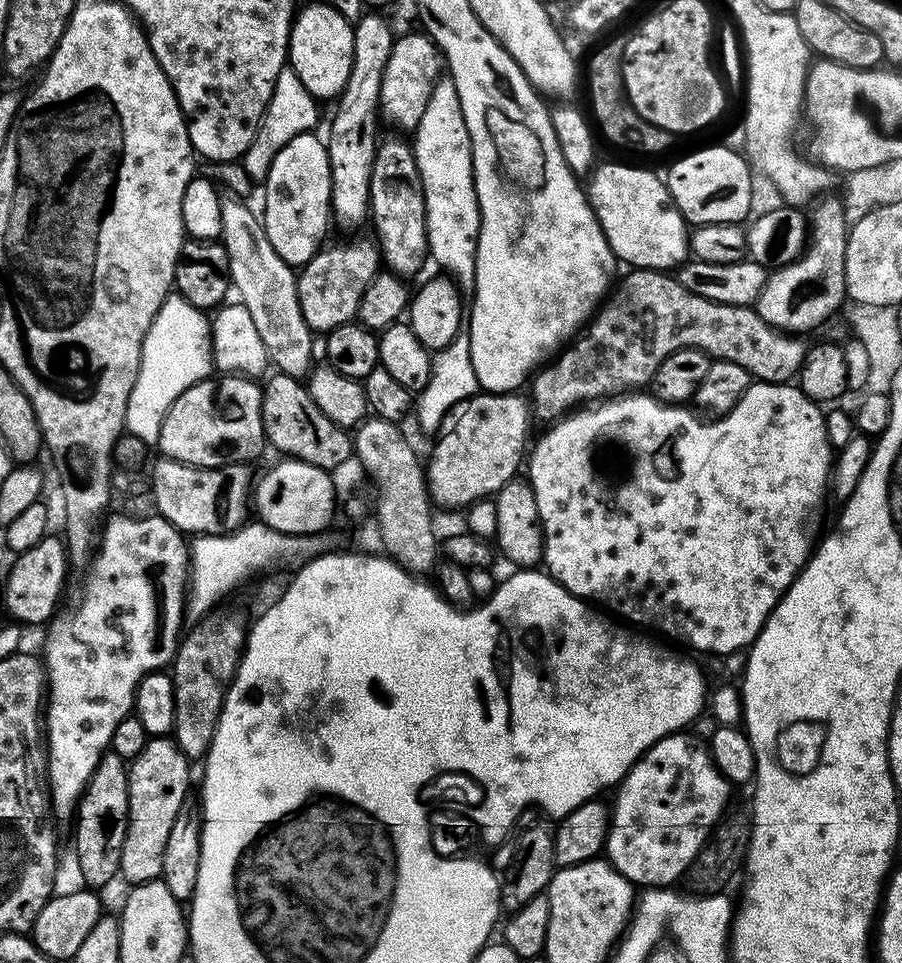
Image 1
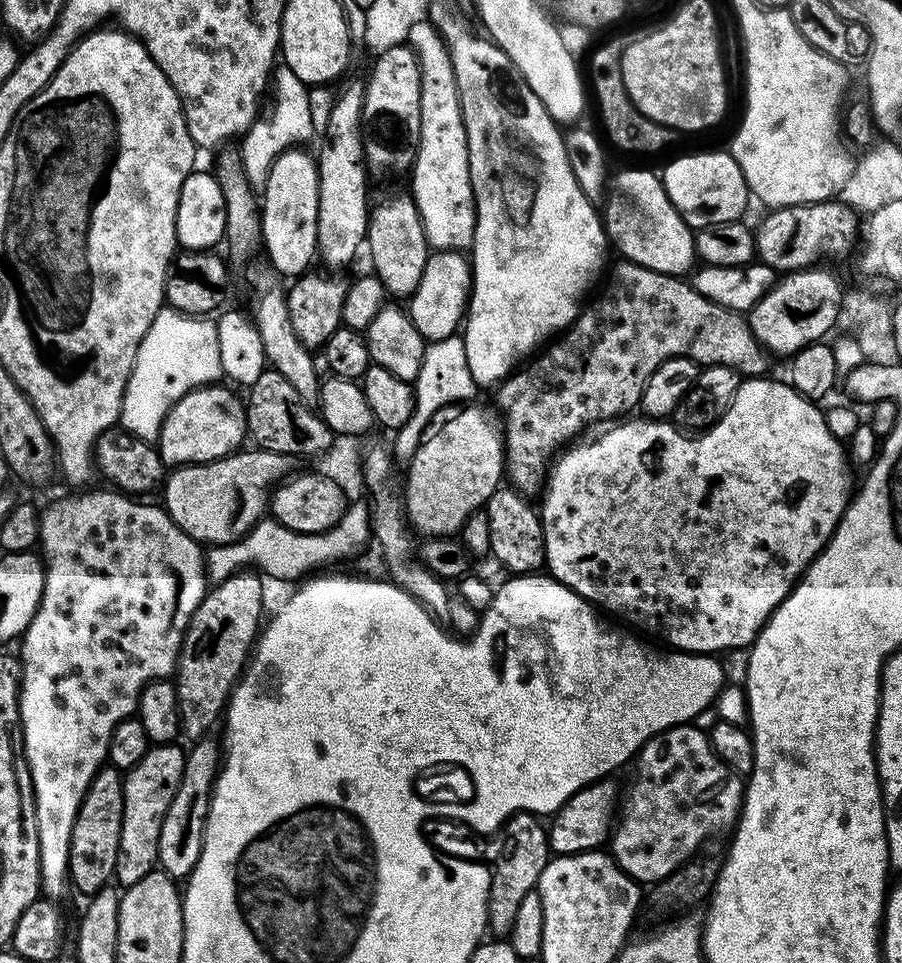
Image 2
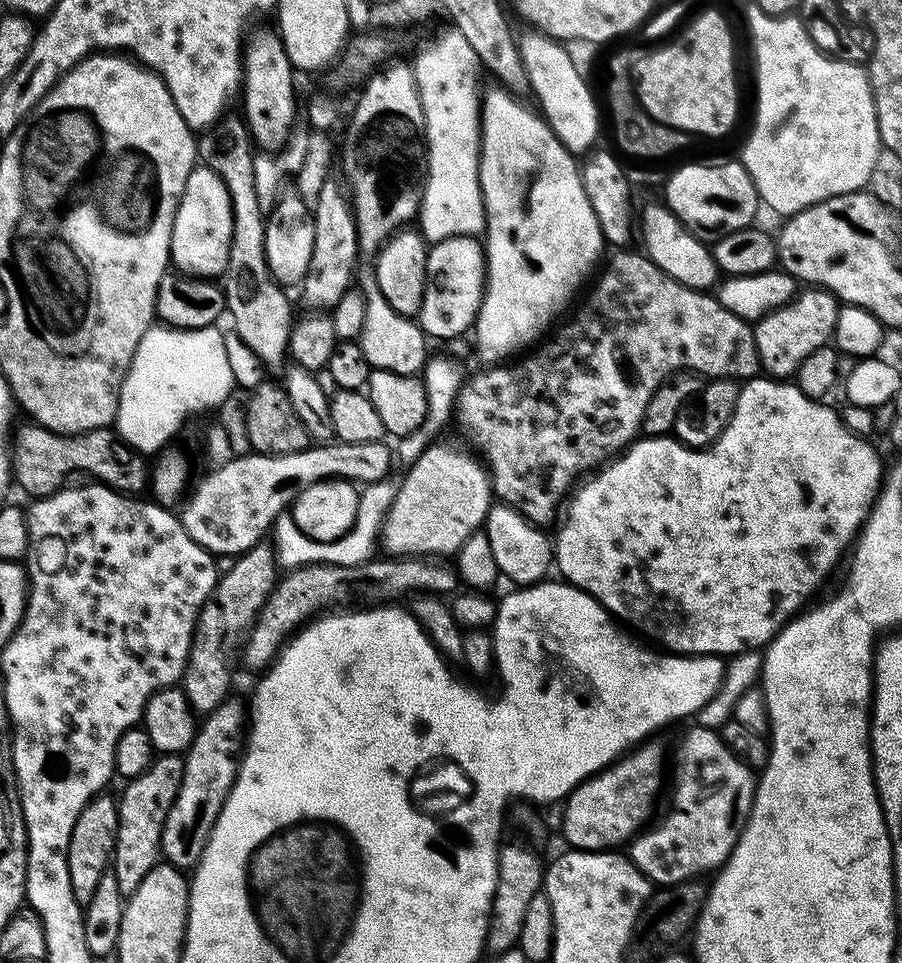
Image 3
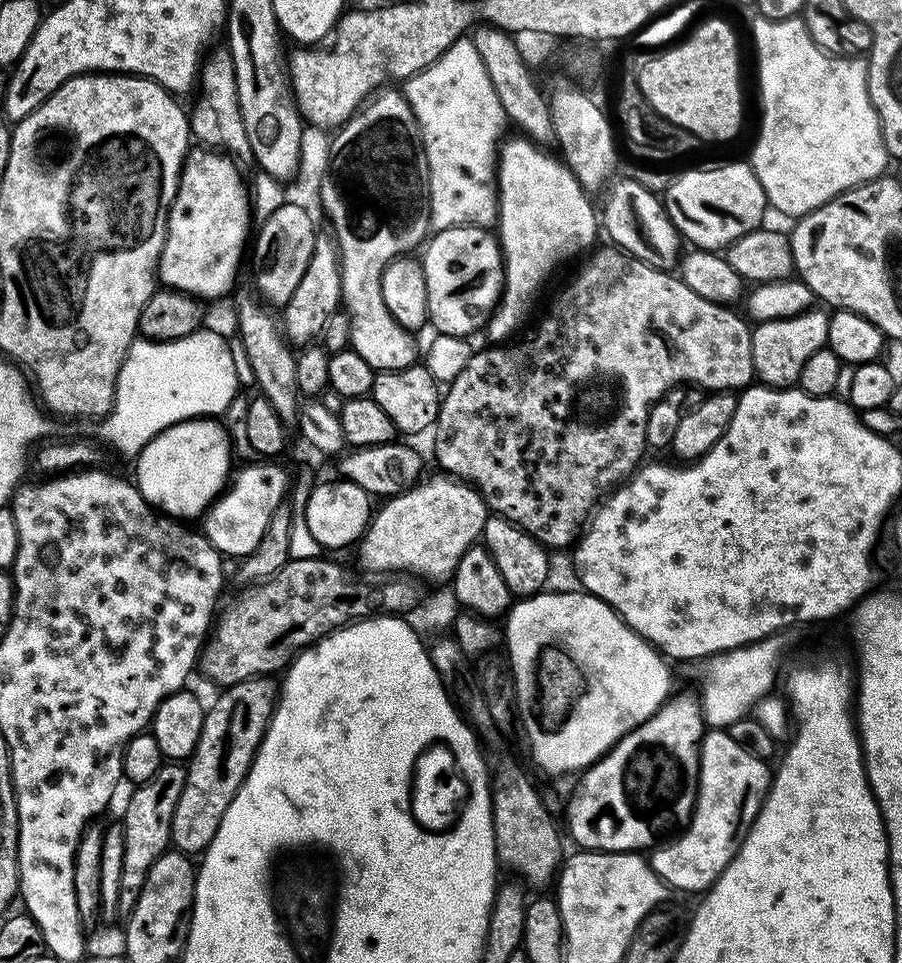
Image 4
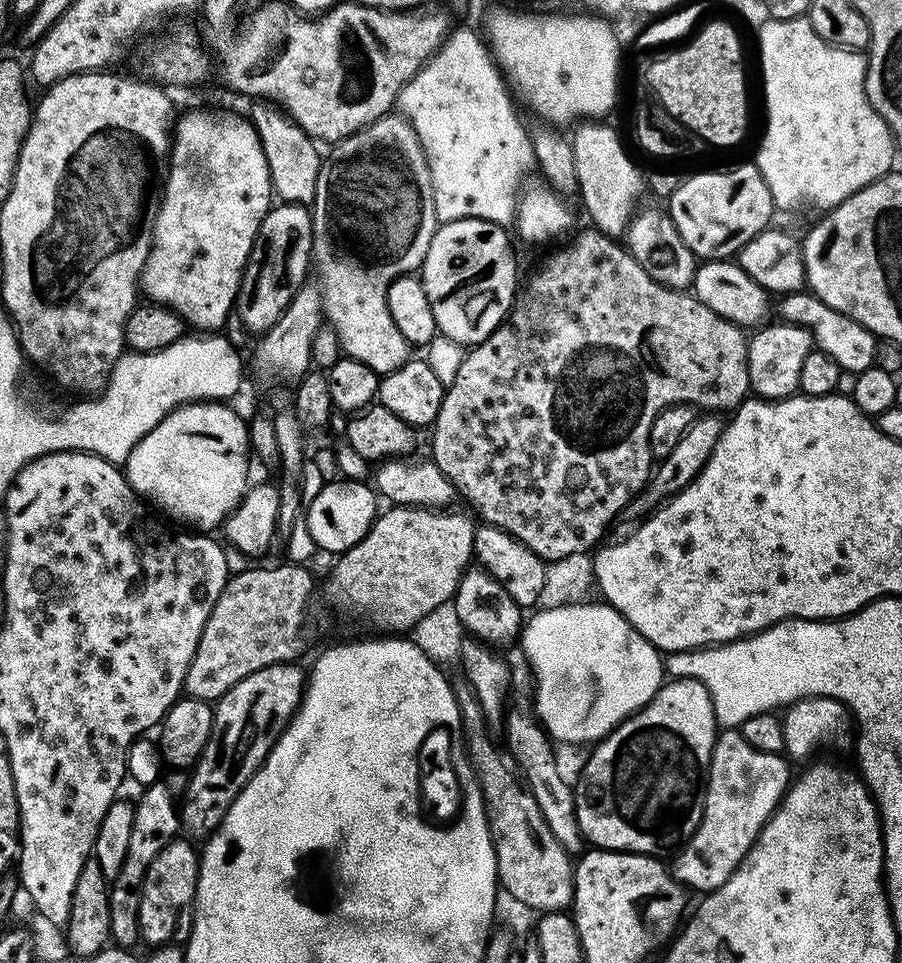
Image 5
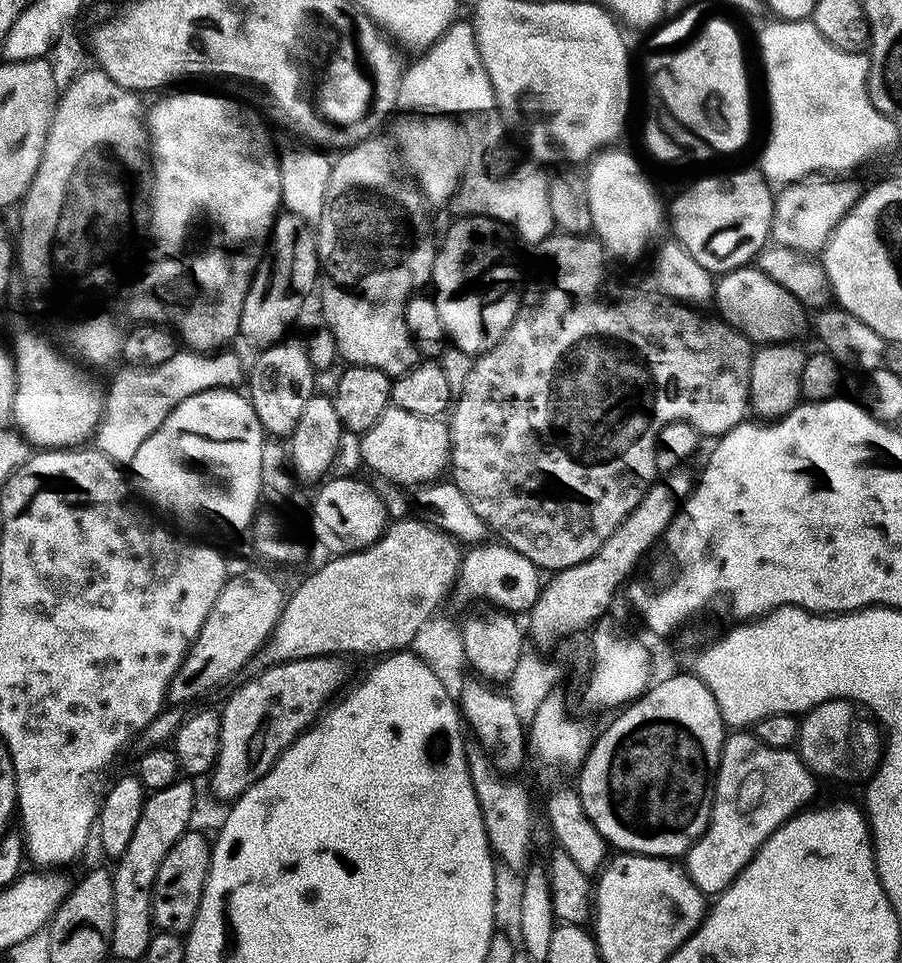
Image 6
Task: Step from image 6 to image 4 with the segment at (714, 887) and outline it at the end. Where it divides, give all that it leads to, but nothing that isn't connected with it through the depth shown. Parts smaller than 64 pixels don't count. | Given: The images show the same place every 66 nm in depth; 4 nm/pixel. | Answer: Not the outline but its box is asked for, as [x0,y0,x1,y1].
[654,729,774,894]

